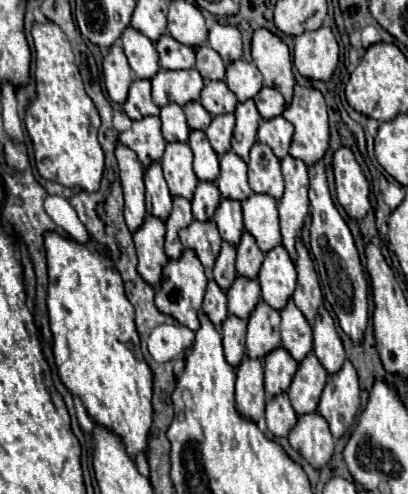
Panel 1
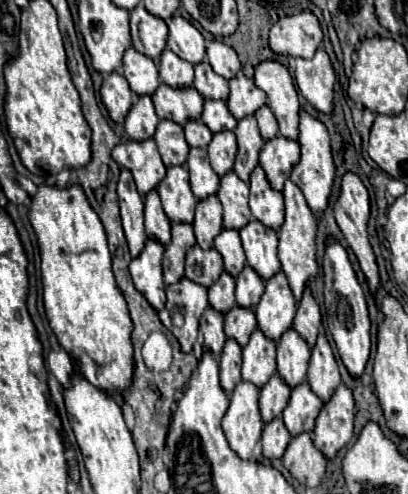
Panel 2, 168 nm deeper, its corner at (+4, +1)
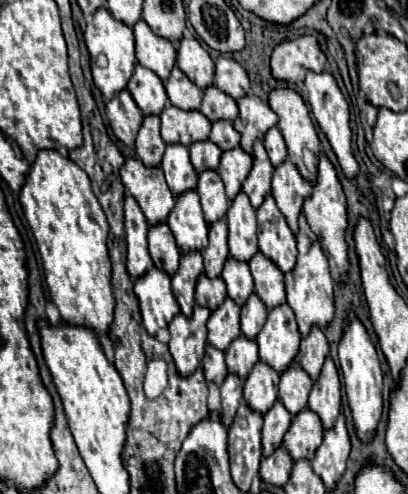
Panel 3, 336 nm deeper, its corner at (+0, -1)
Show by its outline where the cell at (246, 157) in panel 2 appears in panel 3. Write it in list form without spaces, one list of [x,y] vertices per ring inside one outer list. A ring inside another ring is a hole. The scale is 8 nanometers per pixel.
[[[262,142],[254,144],[254,168],[246,178],[242,192],[248,194],[250,204],[254,208],[260,208],[260,204],[264,202],[264,196],[272,194],[272,164],[268,160],[268,154]]]

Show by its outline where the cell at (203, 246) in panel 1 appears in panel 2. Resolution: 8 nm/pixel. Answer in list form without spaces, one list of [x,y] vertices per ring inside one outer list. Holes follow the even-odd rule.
[[[198,244],[190,246],[186,252],[186,276],[202,286],[210,286],[222,274],[224,264],[220,252],[212,246],[208,250]]]

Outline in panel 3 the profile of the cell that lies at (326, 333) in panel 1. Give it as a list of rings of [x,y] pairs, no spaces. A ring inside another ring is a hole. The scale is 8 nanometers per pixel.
[[[330,356],[324,362],[320,378],[312,386],[308,408],[320,416],[324,430],[336,424],[336,418],[340,414],[340,376]]]

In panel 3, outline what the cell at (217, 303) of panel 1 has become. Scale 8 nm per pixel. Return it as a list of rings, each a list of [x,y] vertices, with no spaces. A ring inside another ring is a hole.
[[[210,344],[206,346],[206,356],[202,360],[202,366],[204,366],[206,382],[214,382],[216,386],[220,386],[224,382],[224,376],[228,376],[228,370],[224,364],[224,354]]]

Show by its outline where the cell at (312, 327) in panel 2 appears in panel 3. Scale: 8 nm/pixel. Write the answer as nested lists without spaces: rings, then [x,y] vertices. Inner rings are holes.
[[[312,328],[312,332],[302,338],[300,352],[296,356],[296,364],[312,378],[316,380],[320,376],[320,368],[328,356],[328,342],[320,328]]]

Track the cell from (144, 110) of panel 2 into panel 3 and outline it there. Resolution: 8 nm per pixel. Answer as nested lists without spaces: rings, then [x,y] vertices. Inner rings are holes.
[[[146,116],[142,122],[142,128],[136,136],[136,154],[148,168],[160,166],[162,154],[164,154],[164,140],[160,136],[160,118],[158,116]]]

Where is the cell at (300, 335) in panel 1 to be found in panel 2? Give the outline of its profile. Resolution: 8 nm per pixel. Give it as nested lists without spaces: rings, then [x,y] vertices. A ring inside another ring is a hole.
[[[294,328],[286,330],[278,342],[278,372],[290,384],[290,388],[306,380],[308,362],[310,348],[304,338],[300,338]]]

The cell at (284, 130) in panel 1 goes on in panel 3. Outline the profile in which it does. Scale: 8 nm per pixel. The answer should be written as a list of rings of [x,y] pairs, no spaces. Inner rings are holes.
[[[286,160],[284,164],[280,164],[274,170],[274,178],[272,178],[272,196],[280,208],[280,212],[284,214],[288,226],[292,228],[294,236],[296,236],[296,228],[298,228],[298,216],[304,210],[304,200],[312,194],[312,186],[300,176],[298,168]]]

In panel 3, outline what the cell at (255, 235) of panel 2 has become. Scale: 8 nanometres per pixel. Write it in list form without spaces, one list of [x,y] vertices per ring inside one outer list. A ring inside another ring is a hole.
[[[260,252],[250,260],[250,272],[256,284],[256,294],[268,310],[286,302],[284,274]]]

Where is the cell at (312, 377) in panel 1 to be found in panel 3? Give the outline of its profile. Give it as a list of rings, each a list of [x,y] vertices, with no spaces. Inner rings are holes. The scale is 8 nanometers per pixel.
[[[304,410],[292,418],[292,426],[284,436],[284,448],[292,460],[312,460],[316,448],[322,444],[322,424],[318,414]]]

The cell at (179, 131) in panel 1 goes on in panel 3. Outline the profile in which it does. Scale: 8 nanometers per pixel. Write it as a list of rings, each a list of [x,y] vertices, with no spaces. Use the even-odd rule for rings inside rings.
[[[182,144],[166,146],[164,158],[162,158],[162,170],[166,174],[168,188],[172,190],[174,196],[178,196],[180,192],[196,190],[198,174],[192,168],[186,146],[182,146]]]

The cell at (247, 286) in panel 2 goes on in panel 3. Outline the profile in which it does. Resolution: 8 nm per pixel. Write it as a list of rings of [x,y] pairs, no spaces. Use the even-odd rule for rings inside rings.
[[[252,294],[248,302],[242,306],[242,316],[240,316],[242,336],[248,336],[248,340],[254,340],[260,334],[260,328],[264,328],[266,316],[268,316],[266,306],[256,294]]]

